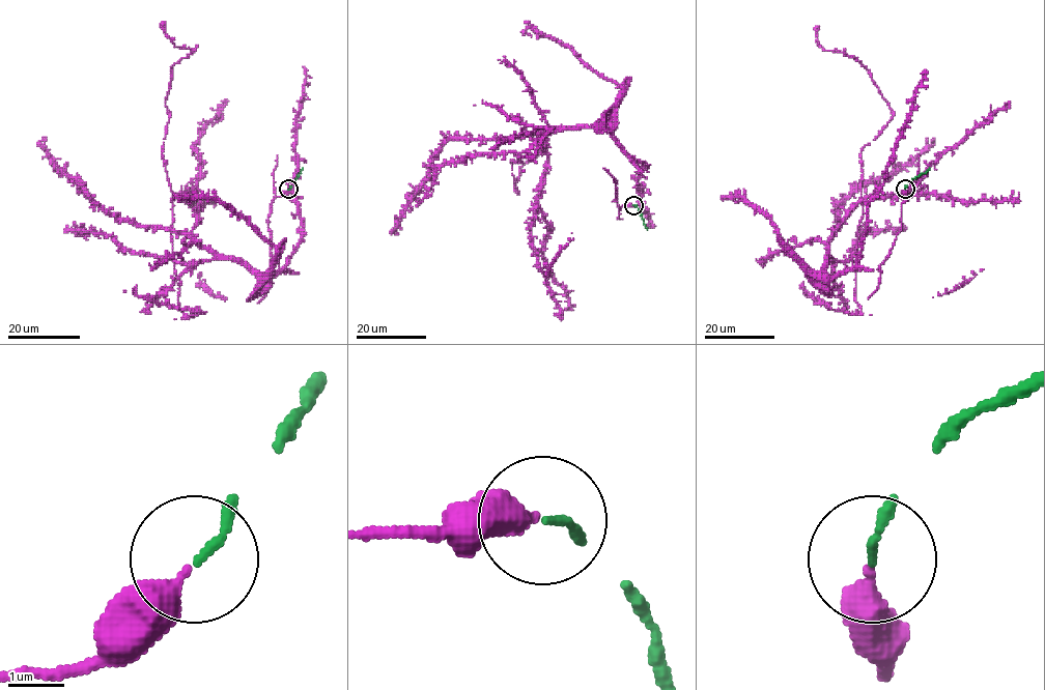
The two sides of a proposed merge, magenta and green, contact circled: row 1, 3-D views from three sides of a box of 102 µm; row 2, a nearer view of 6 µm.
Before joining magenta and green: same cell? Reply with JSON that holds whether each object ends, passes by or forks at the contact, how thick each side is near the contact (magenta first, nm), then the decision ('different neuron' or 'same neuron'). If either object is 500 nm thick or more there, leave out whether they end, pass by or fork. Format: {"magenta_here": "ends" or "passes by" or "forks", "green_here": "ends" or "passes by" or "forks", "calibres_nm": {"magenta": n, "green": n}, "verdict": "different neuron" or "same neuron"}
{"magenta_here": "ends", "green_here": "ends", "calibres_nm": {"magenta": 380, "green": 130}, "verdict": "same neuron"}

